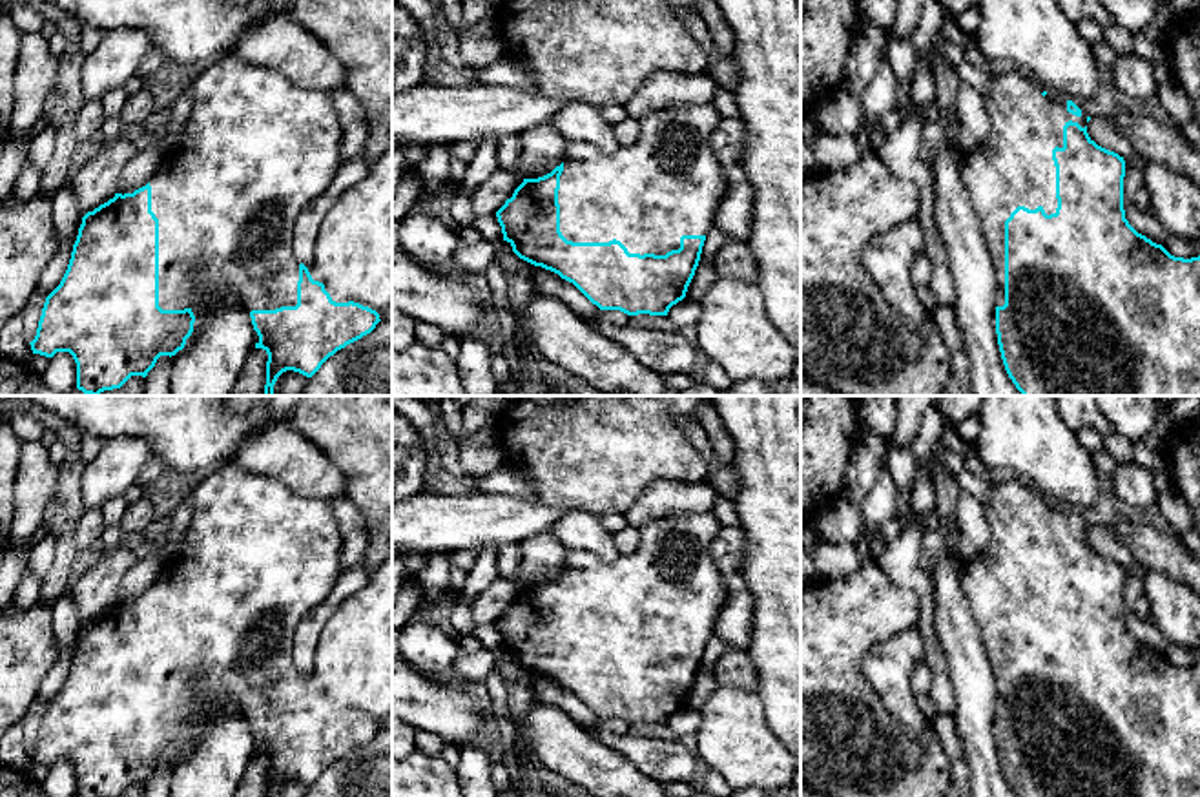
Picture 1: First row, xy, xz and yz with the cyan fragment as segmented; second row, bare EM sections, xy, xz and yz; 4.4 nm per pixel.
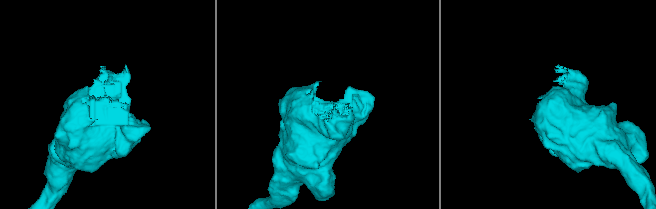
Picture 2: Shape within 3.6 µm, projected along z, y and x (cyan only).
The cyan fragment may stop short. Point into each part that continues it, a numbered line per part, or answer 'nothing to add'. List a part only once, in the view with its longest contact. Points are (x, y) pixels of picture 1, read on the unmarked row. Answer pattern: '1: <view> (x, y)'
1: yz (1014, 575)

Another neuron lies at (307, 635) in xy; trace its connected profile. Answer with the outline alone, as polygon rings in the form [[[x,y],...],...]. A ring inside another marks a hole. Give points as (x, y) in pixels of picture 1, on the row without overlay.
[[[363,564],[343,571],[332,591],[299,622],[292,646],[292,658],[299,671],[306,673],[312,669],[325,624],[347,598],[367,585],[368,578],[370,574]]]

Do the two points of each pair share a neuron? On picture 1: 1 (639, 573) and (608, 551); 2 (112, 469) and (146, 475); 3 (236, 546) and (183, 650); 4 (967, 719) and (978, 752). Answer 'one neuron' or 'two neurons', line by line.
1: two neurons
2: two neurons
3: one neuron
4: one neuron

